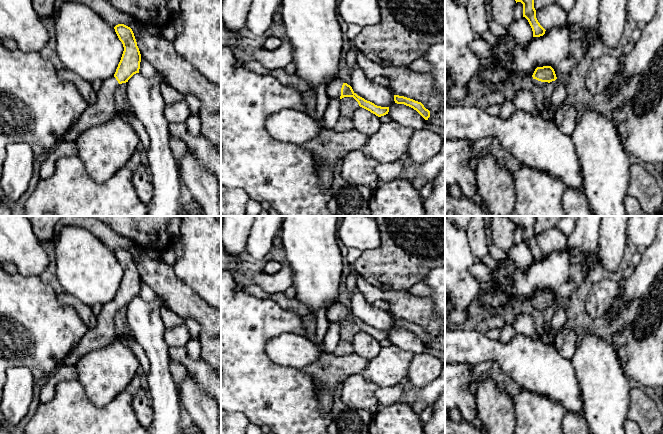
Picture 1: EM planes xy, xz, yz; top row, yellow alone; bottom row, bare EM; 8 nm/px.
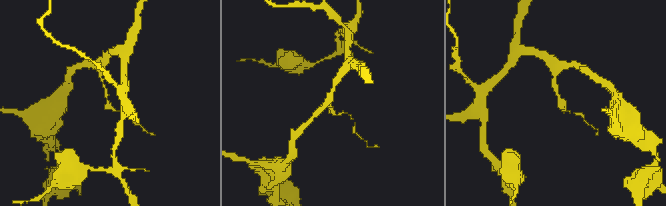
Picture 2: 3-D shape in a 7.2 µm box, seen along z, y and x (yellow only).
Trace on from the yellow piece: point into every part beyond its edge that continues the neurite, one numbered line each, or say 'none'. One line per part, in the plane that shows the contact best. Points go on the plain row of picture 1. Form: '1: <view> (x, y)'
1: xz (333, 313)

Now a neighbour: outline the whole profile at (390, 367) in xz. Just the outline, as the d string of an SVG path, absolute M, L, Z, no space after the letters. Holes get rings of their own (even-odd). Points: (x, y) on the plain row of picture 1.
M396 346L382 347L379 354L369 360L362 376L378 387L395 386L407 380L408 369L415 354Z

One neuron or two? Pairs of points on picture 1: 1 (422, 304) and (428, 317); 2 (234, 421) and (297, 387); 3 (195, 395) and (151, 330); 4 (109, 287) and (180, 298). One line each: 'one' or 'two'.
1: one
2: two
3: two
4: two

